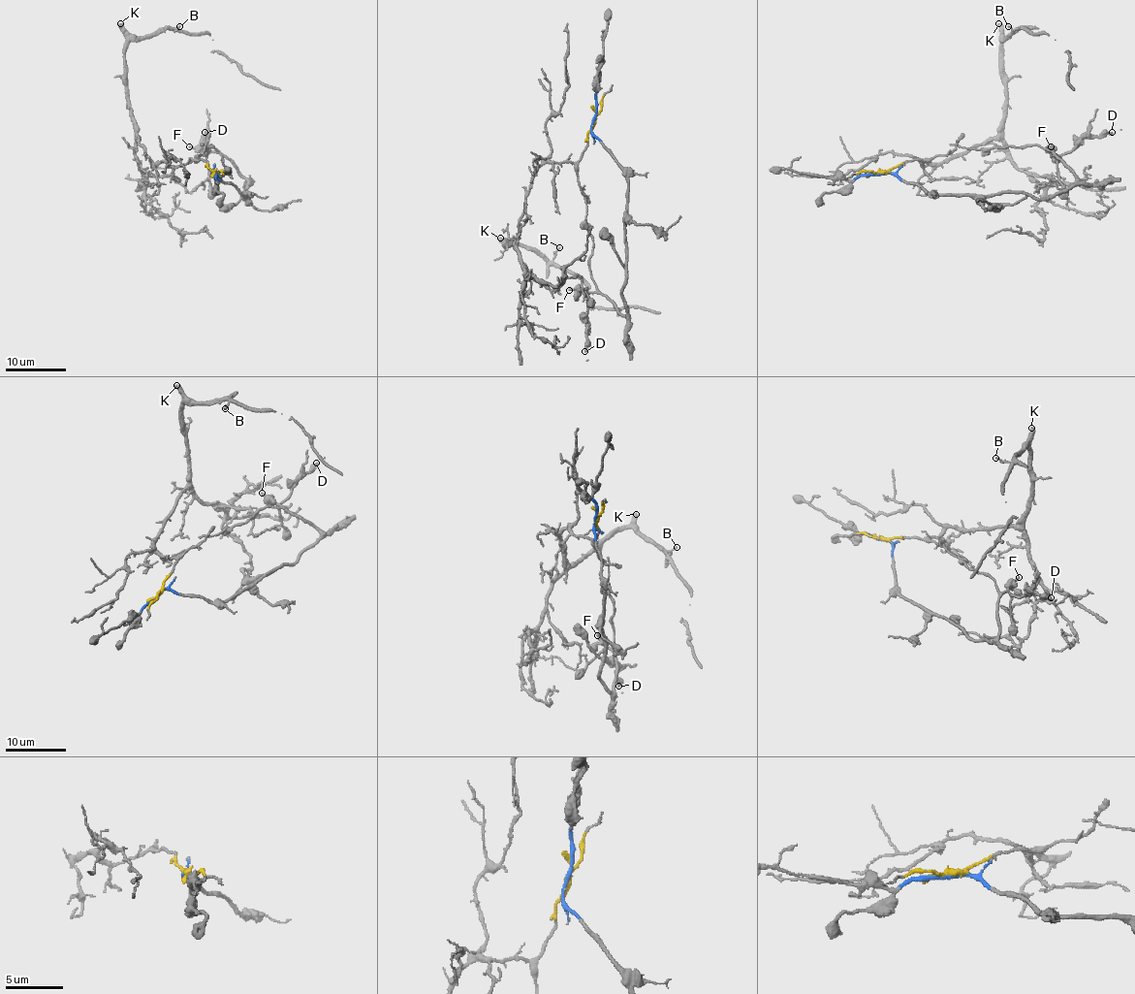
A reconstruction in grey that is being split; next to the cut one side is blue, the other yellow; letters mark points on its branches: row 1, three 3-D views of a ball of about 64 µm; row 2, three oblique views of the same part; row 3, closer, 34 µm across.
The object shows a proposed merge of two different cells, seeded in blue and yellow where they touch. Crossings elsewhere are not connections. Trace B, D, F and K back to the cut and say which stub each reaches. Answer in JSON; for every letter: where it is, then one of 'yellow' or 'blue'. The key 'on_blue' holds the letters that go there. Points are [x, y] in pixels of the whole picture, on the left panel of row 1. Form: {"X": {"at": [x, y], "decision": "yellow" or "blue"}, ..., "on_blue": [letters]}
{"B": {"at": [179, 26], "decision": "yellow"}, "D": {"at": [204, 132], "decision": "blue"}, "F": {"at": [189, 146], "decision": "blue"}, "K": {"at": [120, 23], "decision": "yellow"}, "on_blue": ["D", "F"]}

